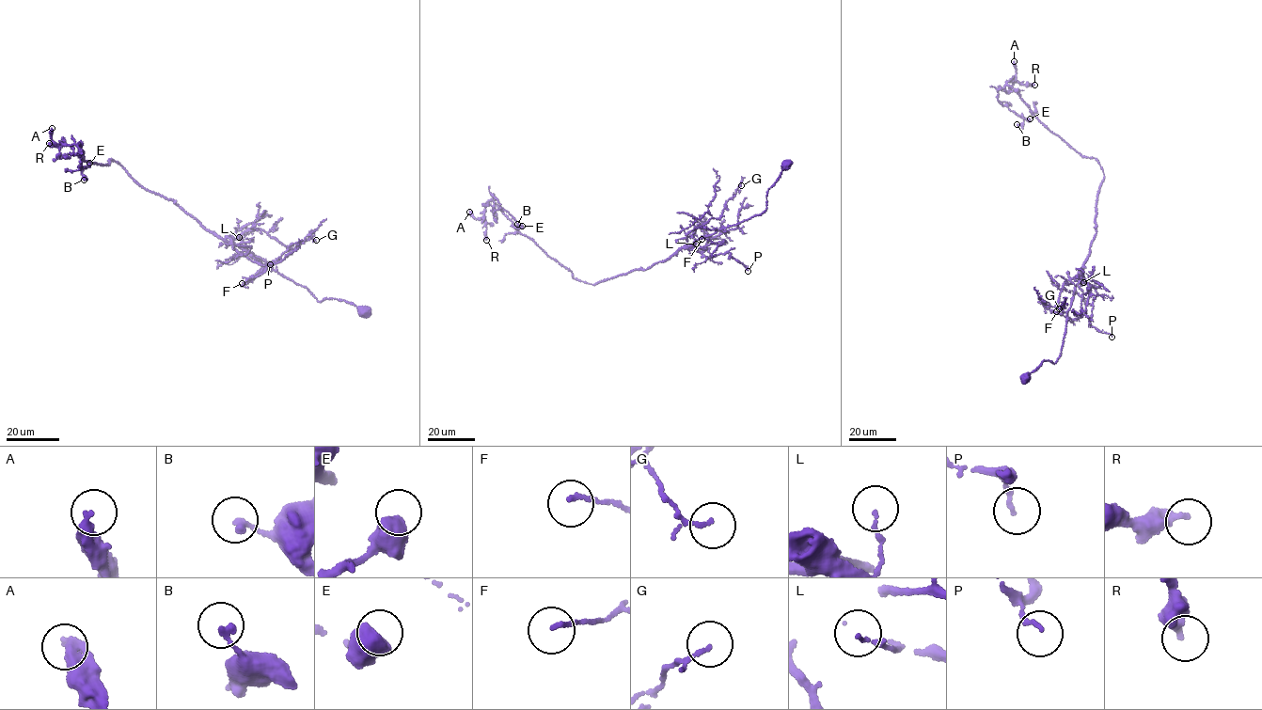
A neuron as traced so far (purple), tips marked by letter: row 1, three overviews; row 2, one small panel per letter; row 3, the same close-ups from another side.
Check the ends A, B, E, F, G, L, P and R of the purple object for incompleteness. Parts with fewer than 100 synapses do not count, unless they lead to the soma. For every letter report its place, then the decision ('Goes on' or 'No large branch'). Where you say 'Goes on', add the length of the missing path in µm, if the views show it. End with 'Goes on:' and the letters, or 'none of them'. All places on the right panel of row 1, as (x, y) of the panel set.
A: Place: (1014, 61). No large branch
B: Place: (1017, 124). No large branch
E: Place: (1030, 118). No large branch
F: Place: (1056, 311). No large branch
G: Place: (1059, 308). No large branch
L: Place: (1083, 282). No large branch
P: Place: (1112, 337). No large branch
R: Place: (1034, 85). No large branch
Goes on: none of them

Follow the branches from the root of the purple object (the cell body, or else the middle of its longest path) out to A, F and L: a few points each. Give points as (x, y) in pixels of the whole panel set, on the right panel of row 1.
A: (1025, 379), (1059, 358), (1104, 175), (1005, 82), (1014, 83), (1014, 61)
F: (1025, 379), (1044, 360), (1054, 363), (1058, 360), (1077, 285), (1082, 292), (1080, 316), (1073, 319), (1056, 311)
L: (1025, 379), (1044, 360), (1054, 363), (1058, 360), (1074, 291), (1079, 283), (1085, 284), (1083, 282)

